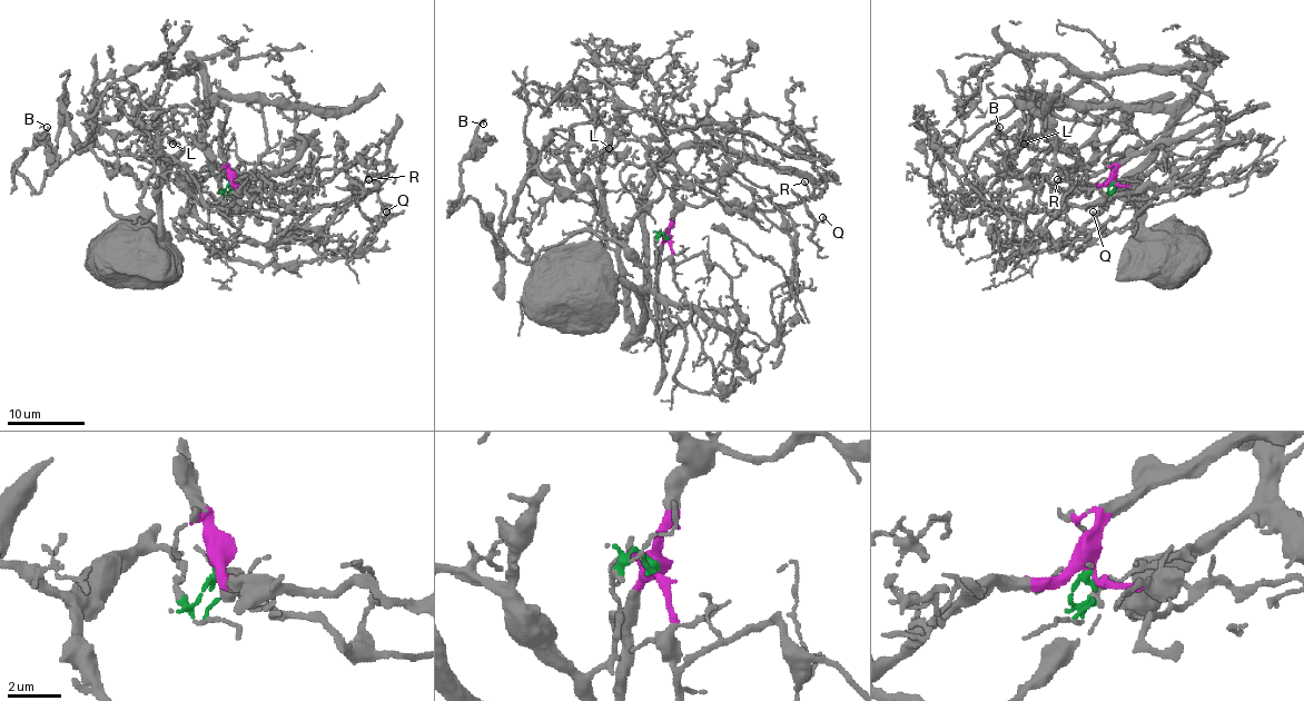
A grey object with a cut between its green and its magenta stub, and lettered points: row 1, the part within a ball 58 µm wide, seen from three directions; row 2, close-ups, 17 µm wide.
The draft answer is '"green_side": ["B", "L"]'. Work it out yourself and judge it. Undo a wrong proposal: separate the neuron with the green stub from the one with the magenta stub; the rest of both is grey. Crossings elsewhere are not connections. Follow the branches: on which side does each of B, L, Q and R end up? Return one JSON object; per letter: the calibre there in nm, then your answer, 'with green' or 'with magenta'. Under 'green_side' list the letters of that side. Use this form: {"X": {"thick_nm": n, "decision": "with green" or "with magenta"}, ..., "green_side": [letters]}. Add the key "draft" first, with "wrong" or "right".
{"draft": "right", "B": {"thick_nm": 80, "decision": "with green"}, "L": {"thick_nm": 110, "decision": "with green"}, "Q": {"thick_nm": 200, "decision": "with magenta"}, "R": {"thick_nm": 130, "decision": "with magenta"}, "green_side": ["B", "L"]}

